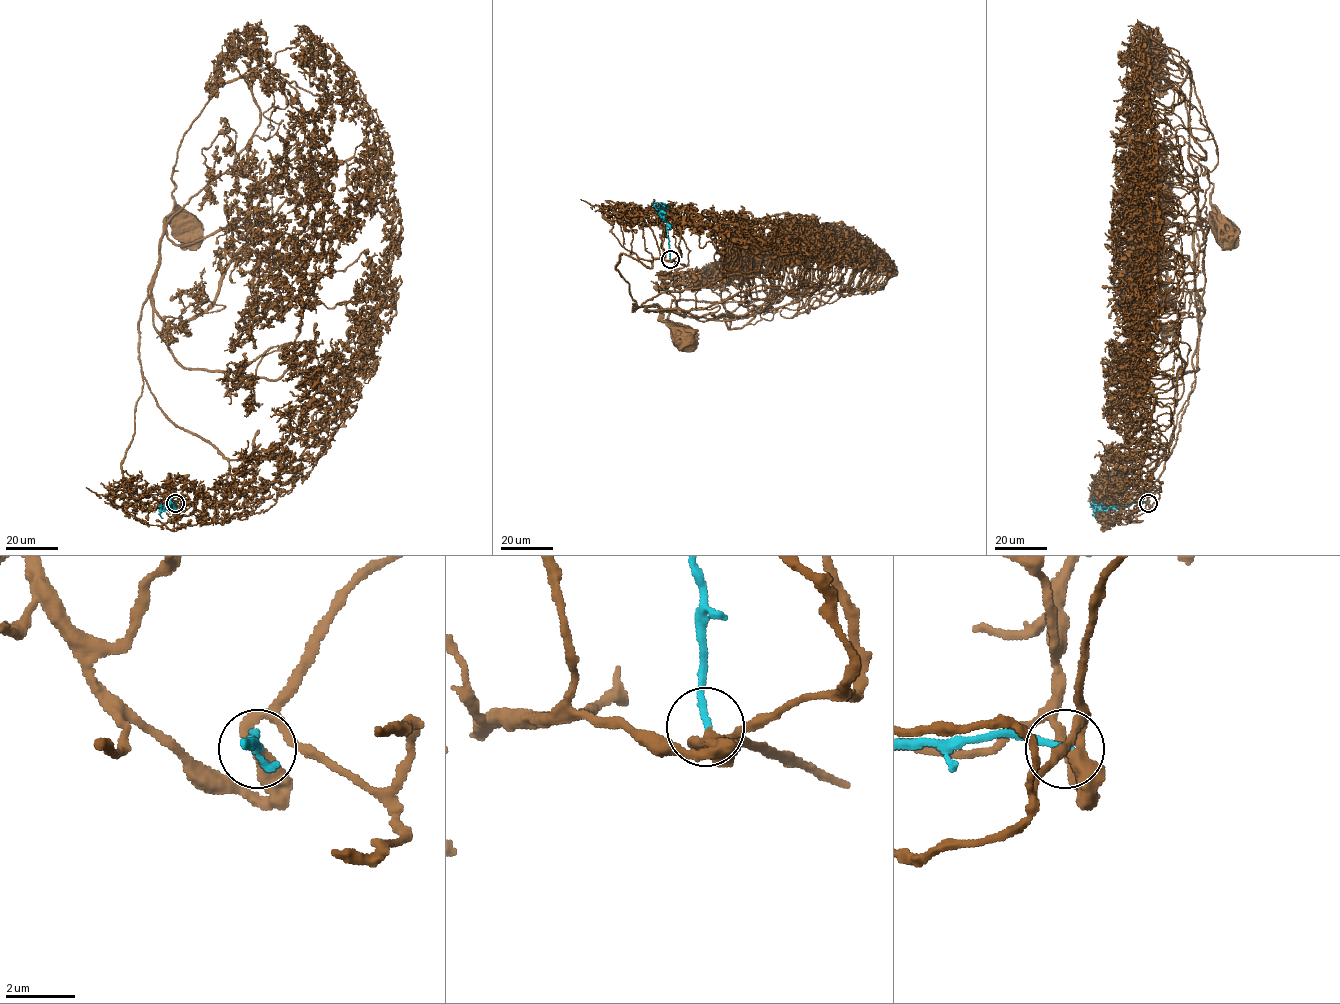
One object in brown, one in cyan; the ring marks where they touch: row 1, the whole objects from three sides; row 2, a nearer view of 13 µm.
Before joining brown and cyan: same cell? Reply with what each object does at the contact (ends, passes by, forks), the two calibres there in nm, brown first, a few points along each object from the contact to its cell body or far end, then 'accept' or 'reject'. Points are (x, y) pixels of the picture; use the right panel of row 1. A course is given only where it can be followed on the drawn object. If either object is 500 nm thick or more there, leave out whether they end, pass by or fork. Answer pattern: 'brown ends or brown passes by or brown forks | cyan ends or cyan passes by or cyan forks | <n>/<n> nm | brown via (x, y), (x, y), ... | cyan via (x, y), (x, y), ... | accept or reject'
brown passes by | cyan ends | 380/190 nm | brown via (1147, 504), (1143, 487), (1195, 383), (1194, 229), (1203, 221), (1221, 226) | cyan via (1147, 503), (1099, 506), (1094, 512), (1099, 518) | accept

